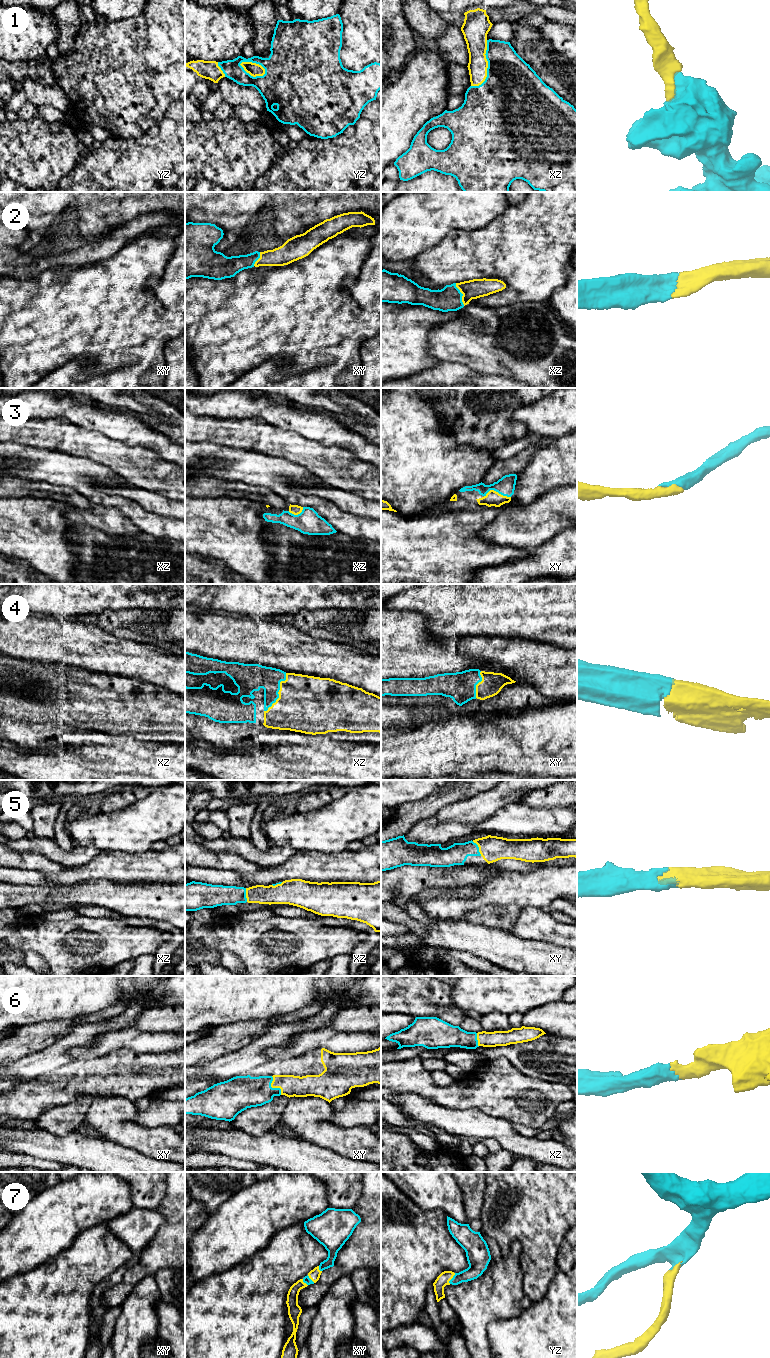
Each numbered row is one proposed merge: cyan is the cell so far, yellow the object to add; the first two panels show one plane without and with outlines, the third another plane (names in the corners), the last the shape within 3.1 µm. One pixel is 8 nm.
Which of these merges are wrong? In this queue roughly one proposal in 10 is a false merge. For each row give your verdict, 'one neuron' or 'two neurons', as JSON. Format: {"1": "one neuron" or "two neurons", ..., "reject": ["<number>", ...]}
{"1": "one neuron", "2": "one neuron", "3": "one neuron", "4": "one neuron", "5": "one neuron", "6": "one neuron", "7": "one neuron", "reject": []}

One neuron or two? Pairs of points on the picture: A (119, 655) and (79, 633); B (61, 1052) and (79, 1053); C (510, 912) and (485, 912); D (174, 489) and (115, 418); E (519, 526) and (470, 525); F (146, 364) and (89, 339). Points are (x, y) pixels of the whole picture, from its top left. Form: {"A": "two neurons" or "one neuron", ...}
{"A": "one neuron", "B": "two neurons", "C": "one neuron", "D": "two neurons", "E": "two neurons", "F": "two neurons"}

